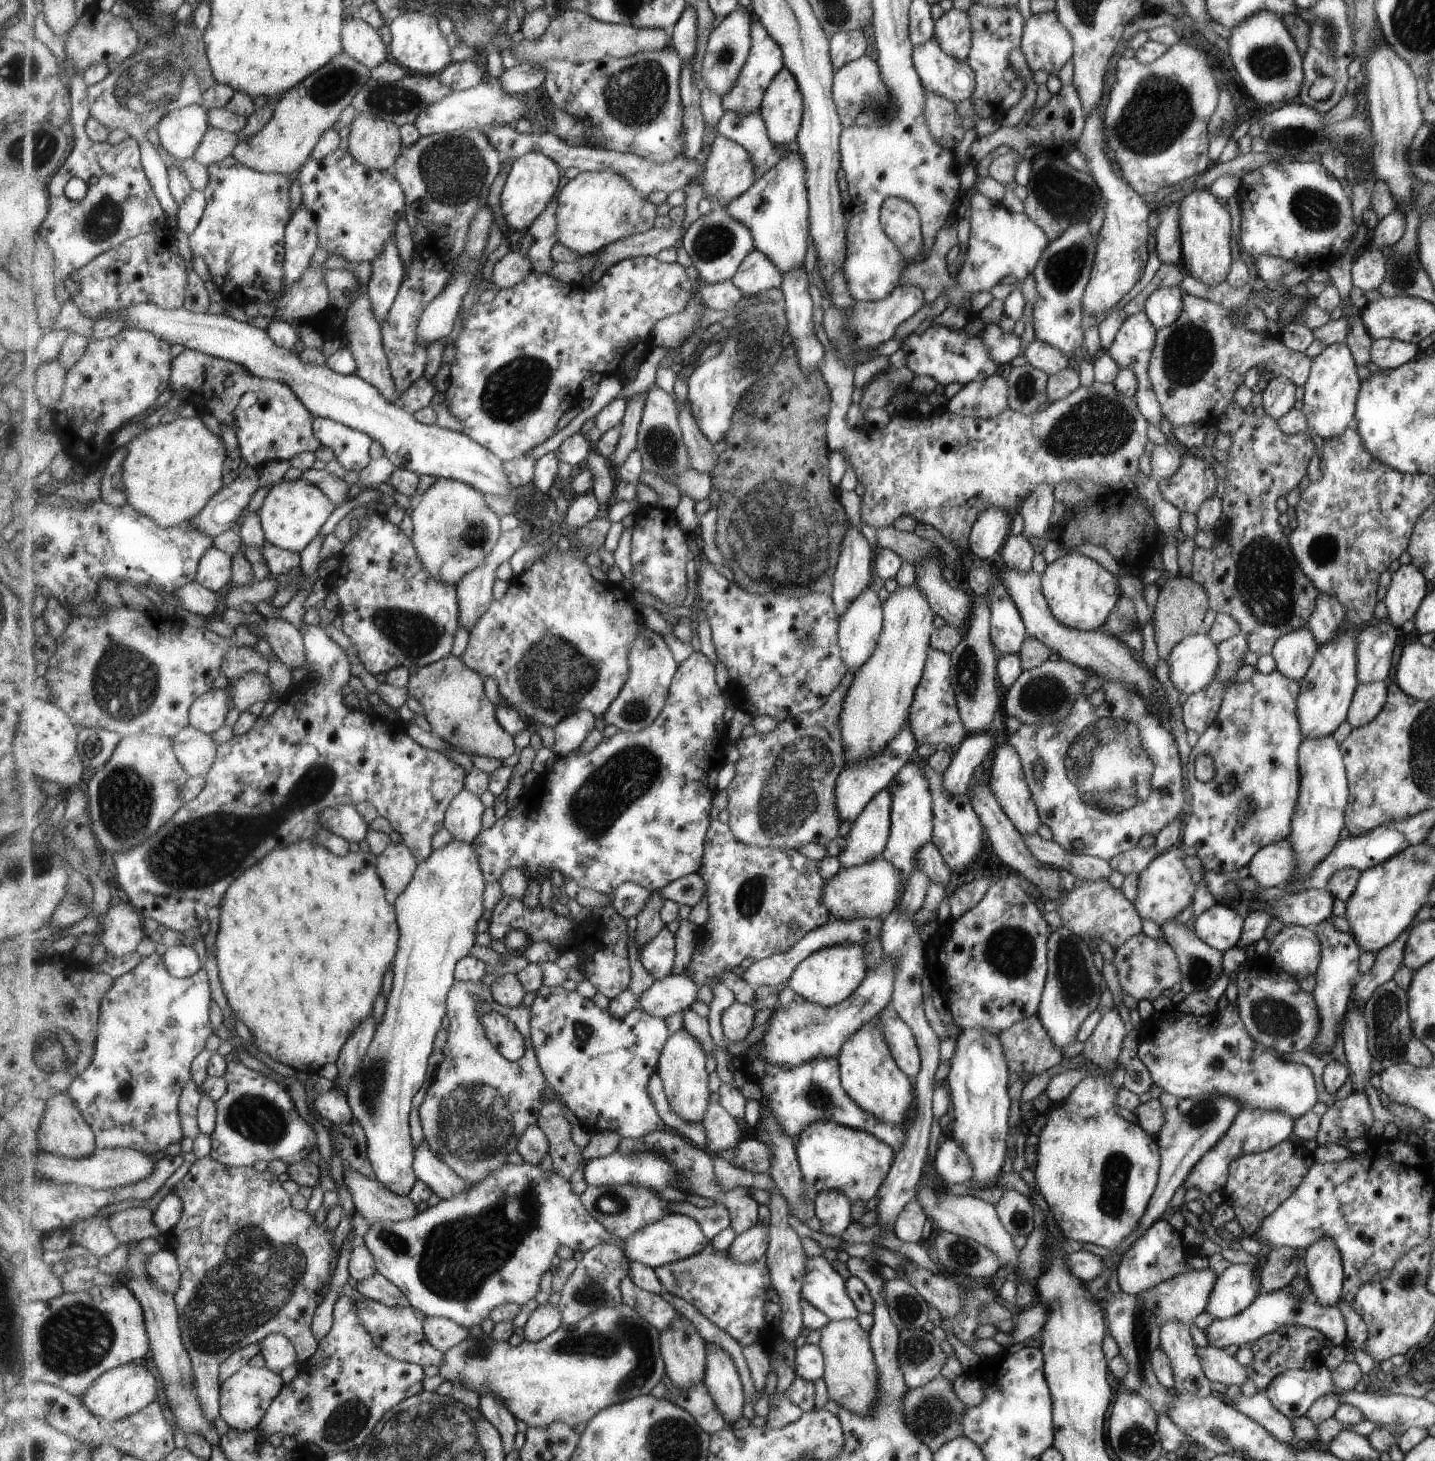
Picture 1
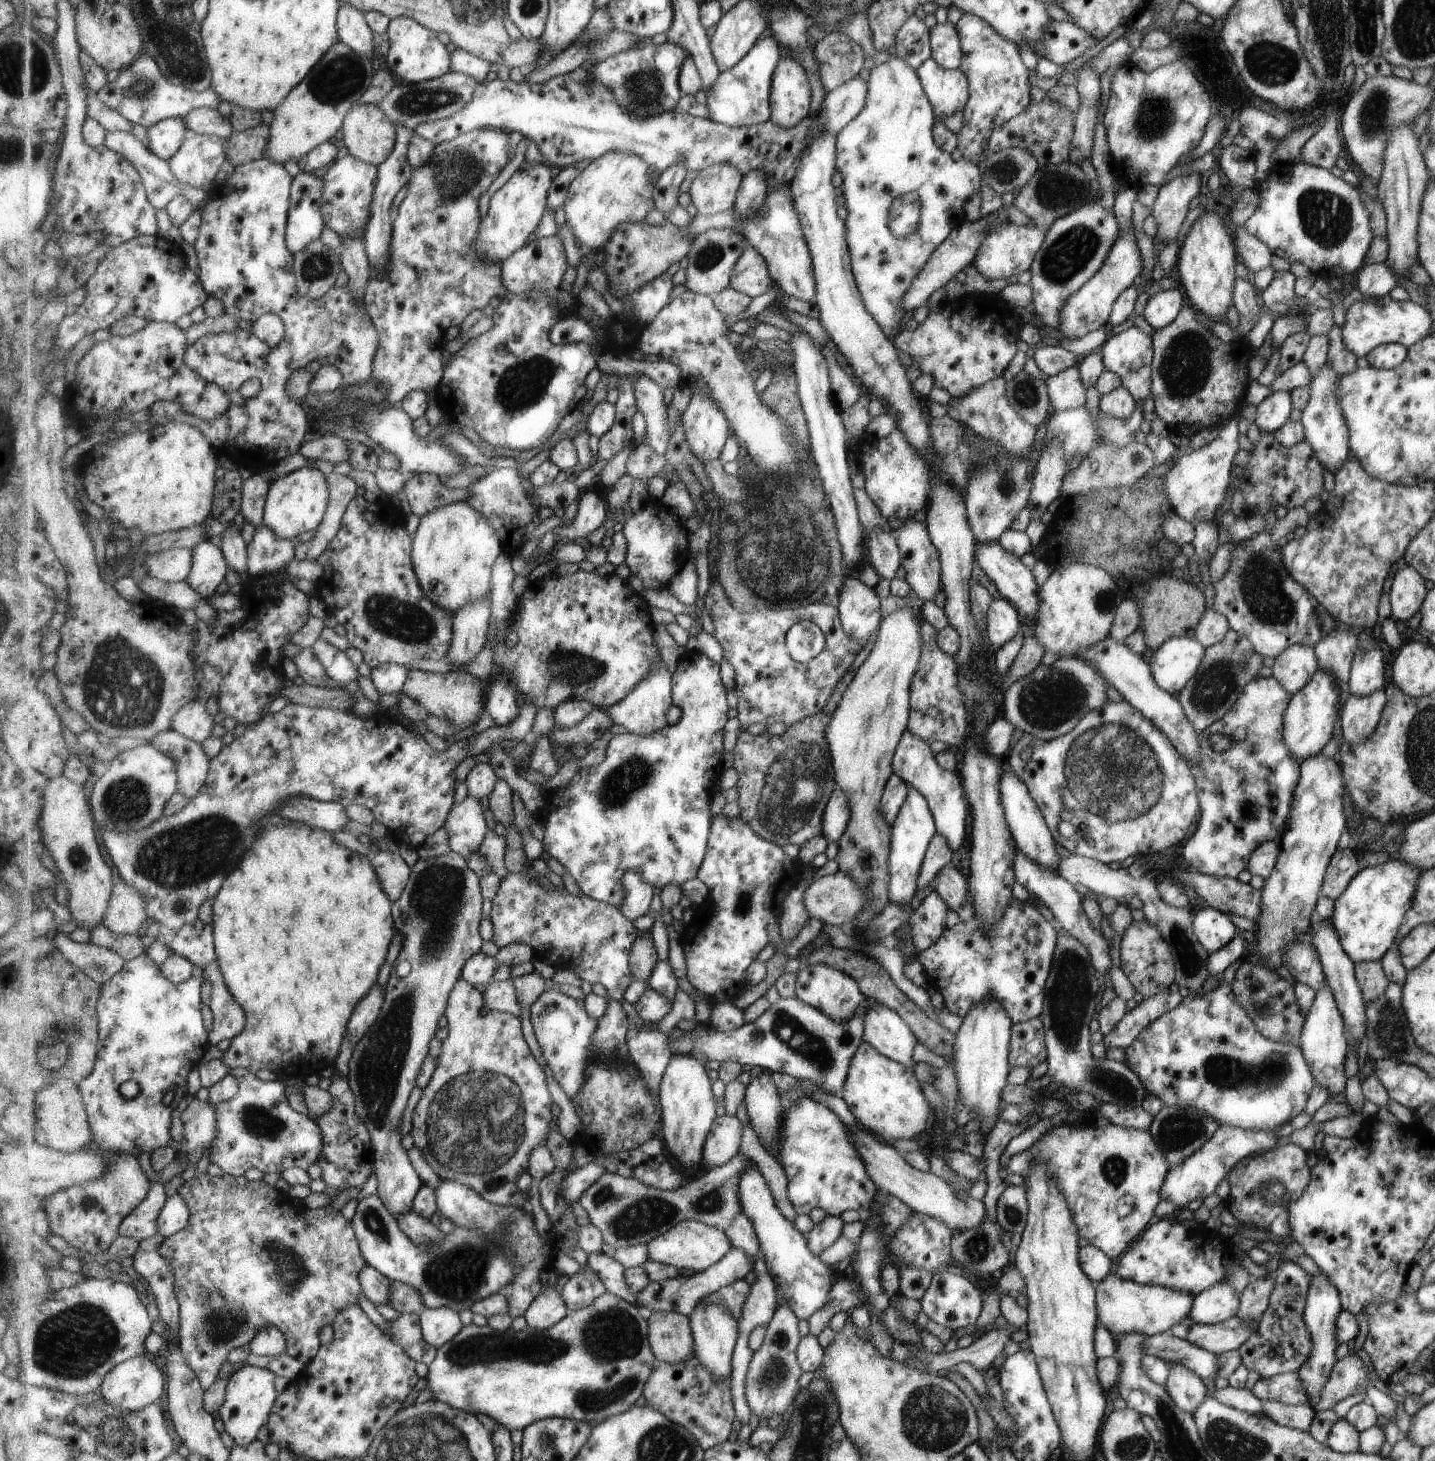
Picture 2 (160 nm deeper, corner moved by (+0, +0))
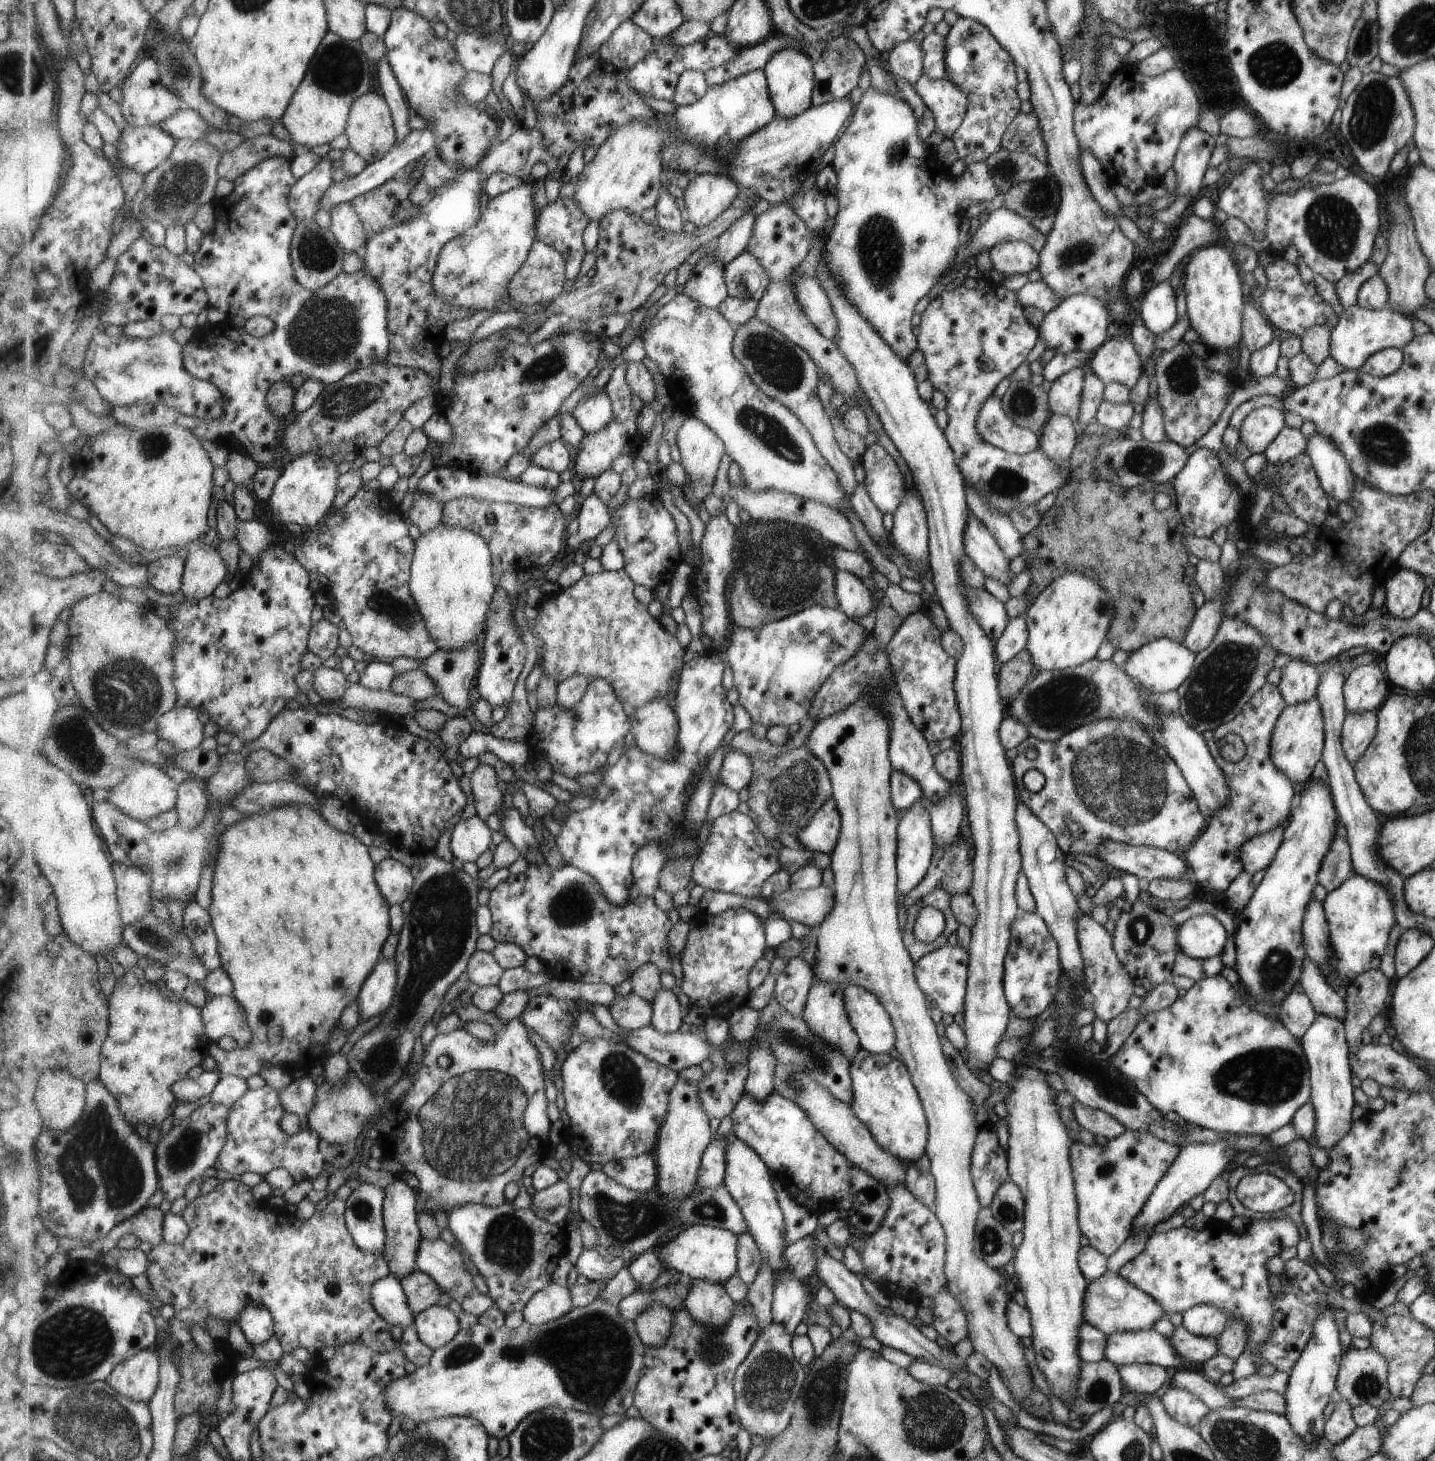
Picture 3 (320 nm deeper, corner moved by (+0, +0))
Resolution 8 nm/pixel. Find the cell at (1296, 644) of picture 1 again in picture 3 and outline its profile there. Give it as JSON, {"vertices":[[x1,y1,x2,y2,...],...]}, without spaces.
{"vertices":[[1291,659,1281,669,1282,675,1277,687,1287,705,1300,703,1316,696,1319,679,1313,664,1305,660]]}

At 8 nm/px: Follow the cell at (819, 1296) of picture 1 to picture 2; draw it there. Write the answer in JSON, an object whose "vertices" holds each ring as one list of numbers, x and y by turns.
{"vertices":[[757,1165,749,1167,743,1173,739,1196,742,1212,754,1222,766,1263,778,1284,778,1302,785,1300,800,1320,807,1321,819,1308,827,1304,827,1291,831,1288,828,1264,811,1252,806,1235,777,1206,773,1191]]}

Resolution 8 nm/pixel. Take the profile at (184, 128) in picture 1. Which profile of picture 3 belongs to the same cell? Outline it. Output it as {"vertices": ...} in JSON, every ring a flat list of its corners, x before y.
{"vertices":[[126,125,118,144,118,161,135,172,148,175,171,156,176,138,159,125]]}

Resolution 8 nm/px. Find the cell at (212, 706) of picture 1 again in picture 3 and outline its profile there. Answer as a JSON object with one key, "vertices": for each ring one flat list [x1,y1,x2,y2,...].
{"vertices":[[175,706,162,716,157,734,179,751,192,751,203,744,205,726,197,709]]}

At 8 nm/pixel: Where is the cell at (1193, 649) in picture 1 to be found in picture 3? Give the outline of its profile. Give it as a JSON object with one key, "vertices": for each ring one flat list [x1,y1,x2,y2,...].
{"vertices":[[1161,637,1146,642,1145,645,1130,652,1127,661,1121,667,1143,689,1154,691,1155,693,1164,693,1177,689,1190,676,1191,669,1194,666,1194,656,1181,643]]}

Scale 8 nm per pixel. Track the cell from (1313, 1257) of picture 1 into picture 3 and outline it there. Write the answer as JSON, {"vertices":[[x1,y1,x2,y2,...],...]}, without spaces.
{"vertices":[[1329,1305,1327,1309,1323,1309,1313,1321,1311,1336,1288,1372,1287,1384,1282,1394,1287,1422,1292,1426,1295,1435,1311,1445,1323,1438,1323,1410,1329,1398,1332,1398,1333,1382,1336,1381,1335,1376,1338,1376,1337,1366,1341,1364,1339,1358,1342,1358,1343,1354,1343,1348,1337,1340,1337,1325,1330,1308]]}

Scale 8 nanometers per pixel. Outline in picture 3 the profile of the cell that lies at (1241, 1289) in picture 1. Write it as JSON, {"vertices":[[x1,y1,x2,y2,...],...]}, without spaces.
{"vertices":[[1198,1304,1182,1312,1182,1327,1191,1334,1200,1337,1217,1338,1223,1328,1227,1317,1213,1305]]}

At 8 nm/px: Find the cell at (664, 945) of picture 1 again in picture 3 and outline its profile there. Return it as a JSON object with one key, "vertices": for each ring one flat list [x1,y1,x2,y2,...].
{"vertices":[[661,989,653,1002,654,1013,651,1025,662,1033,679,1032,683,1024,684,1012,681,1011,681,1004,677,994,667,989]]}

